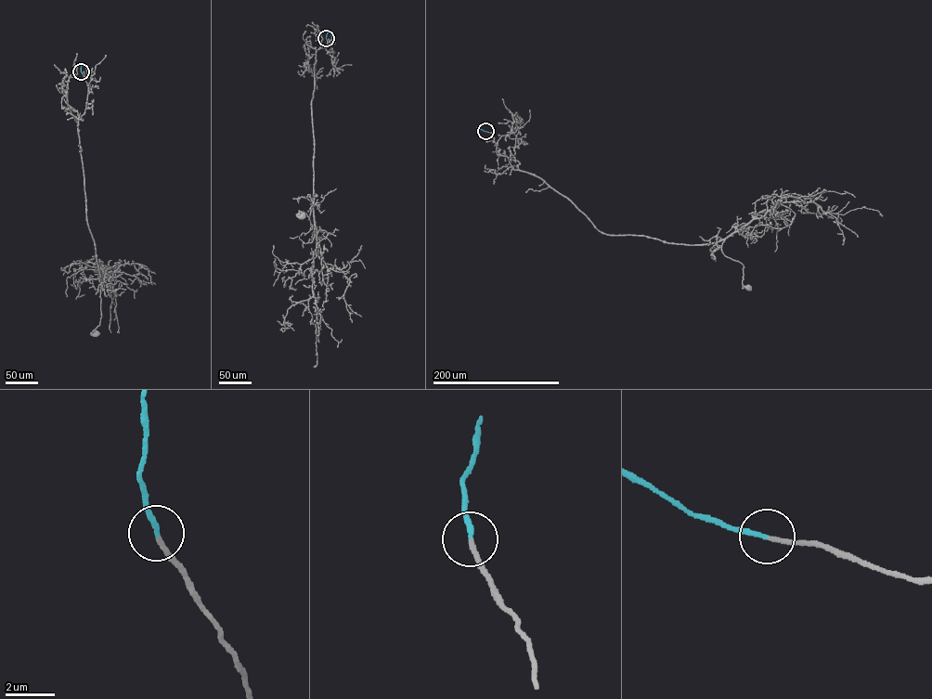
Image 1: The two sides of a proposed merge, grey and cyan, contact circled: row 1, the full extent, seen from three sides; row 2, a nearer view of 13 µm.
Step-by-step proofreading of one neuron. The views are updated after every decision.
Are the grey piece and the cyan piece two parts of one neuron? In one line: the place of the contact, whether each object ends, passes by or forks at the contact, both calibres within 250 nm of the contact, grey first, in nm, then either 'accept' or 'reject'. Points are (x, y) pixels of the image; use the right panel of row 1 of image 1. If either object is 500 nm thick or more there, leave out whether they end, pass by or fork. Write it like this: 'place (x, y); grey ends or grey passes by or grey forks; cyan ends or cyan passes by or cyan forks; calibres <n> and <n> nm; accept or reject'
place (485, 131); grey ends; cyan ends; calibres 180 and 200 nm; accept

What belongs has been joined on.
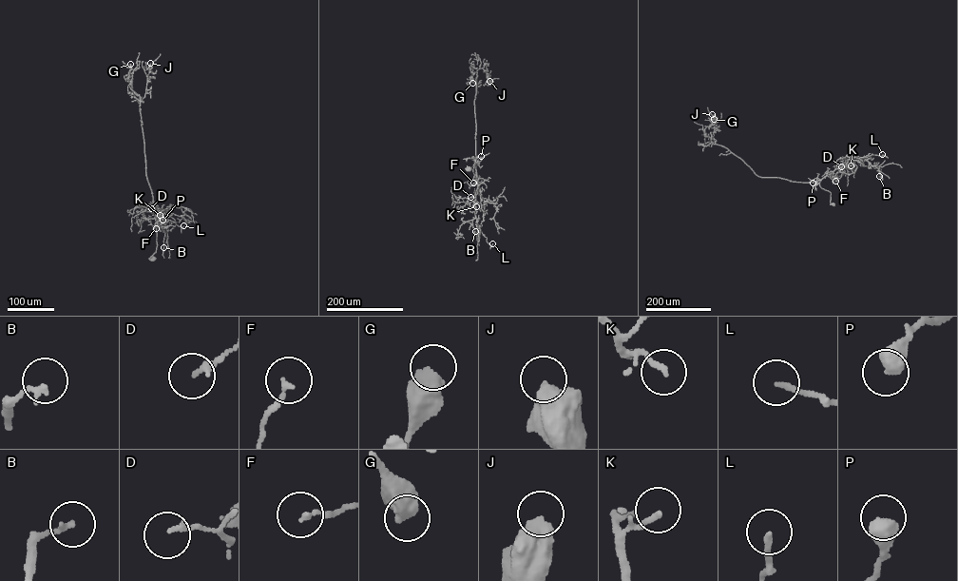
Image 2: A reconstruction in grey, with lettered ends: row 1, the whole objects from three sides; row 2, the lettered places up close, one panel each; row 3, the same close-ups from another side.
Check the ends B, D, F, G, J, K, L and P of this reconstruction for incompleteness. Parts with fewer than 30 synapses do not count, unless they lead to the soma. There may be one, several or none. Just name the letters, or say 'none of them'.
none of them

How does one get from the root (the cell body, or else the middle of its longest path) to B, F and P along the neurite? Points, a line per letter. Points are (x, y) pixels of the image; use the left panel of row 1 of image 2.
B: (154, 258), (150, 257), (157, 246), (157, 207), (163, 222), (163, 247)
F: (154, 258), (150, 257), (157, 246), (158, 216), (159, 223), (156, 228)
P: (154, 258), (150, 257), (156, 252), (157, 222), (160, 214), (163, 217), (162, 220)

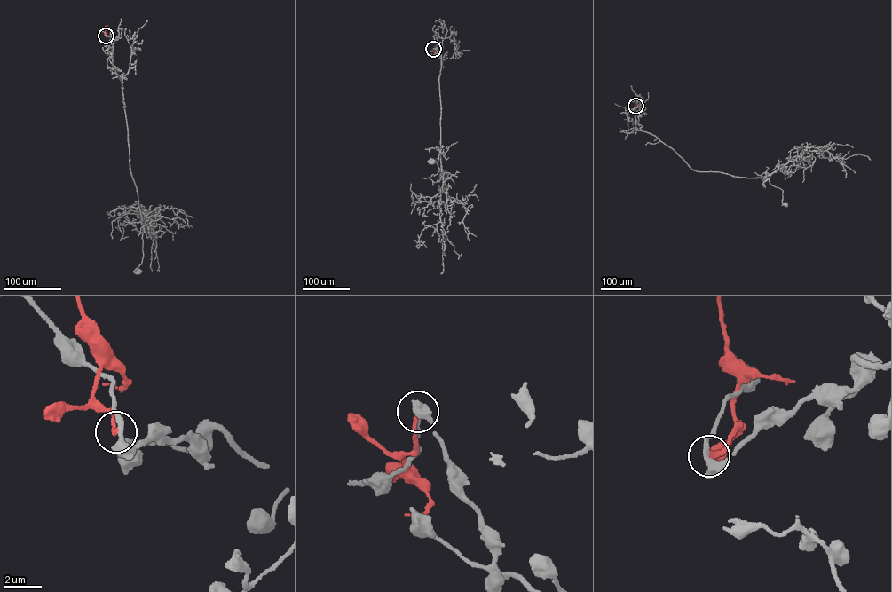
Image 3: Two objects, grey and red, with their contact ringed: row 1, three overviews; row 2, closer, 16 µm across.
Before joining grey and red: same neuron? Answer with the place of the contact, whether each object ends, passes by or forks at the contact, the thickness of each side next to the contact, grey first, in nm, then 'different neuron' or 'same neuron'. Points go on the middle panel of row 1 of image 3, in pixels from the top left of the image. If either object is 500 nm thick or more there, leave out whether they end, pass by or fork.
place (433, 49); grey passes by; red ends; calibres 340 and 240 nm; different neuron

